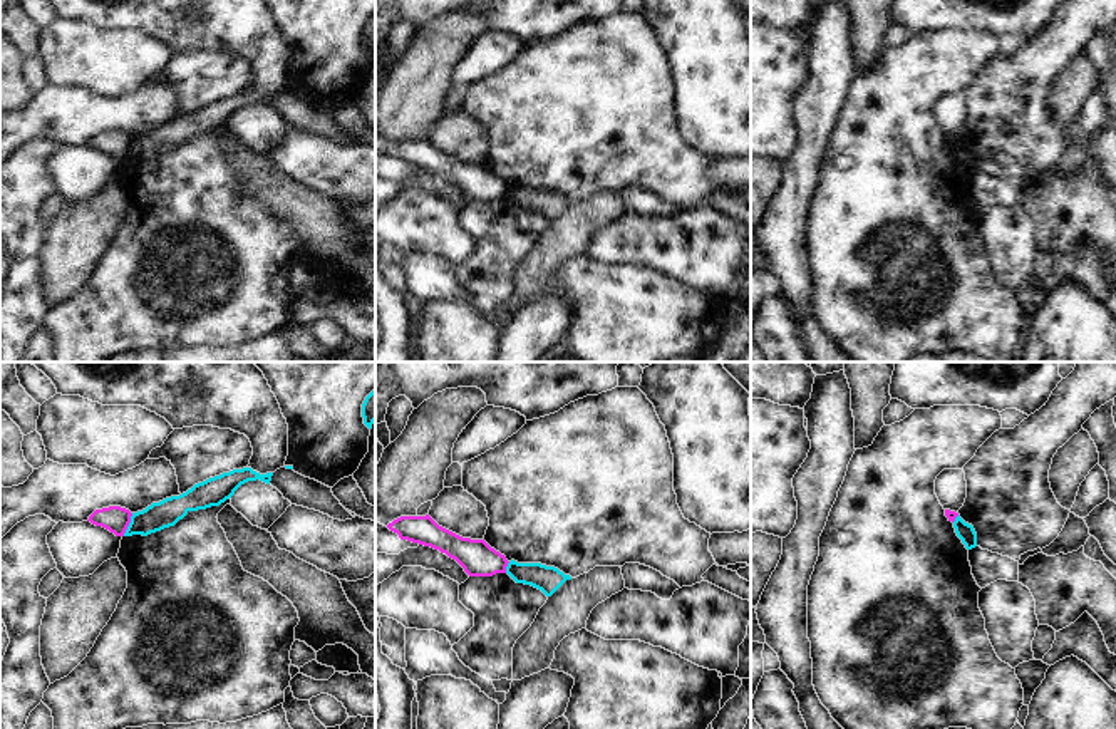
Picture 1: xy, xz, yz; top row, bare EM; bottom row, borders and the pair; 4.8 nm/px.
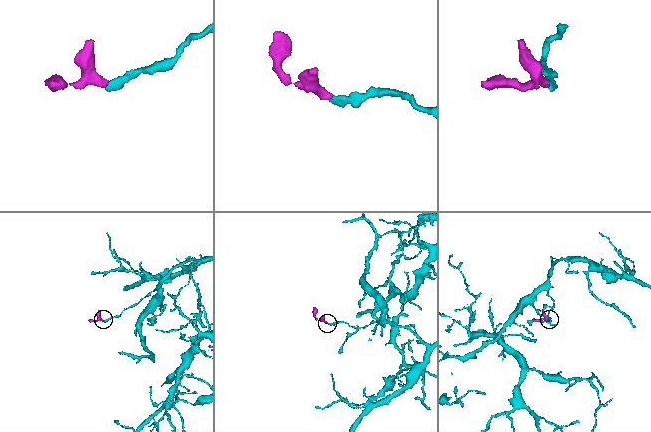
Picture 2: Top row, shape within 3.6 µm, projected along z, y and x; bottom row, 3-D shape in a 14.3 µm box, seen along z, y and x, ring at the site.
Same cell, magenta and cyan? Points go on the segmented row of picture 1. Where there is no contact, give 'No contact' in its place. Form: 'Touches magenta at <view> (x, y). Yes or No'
Touches magenta at xy (128, 525). No.

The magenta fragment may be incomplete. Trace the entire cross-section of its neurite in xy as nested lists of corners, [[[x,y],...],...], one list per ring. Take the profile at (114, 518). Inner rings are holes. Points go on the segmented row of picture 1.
[[[109,506],[102,509],[96,509],[87,521],[90,521],[96,526],[102,526],[114,533],[116,536],[124,536],[129,523],[131,523],[132,513],[121,506]]]

